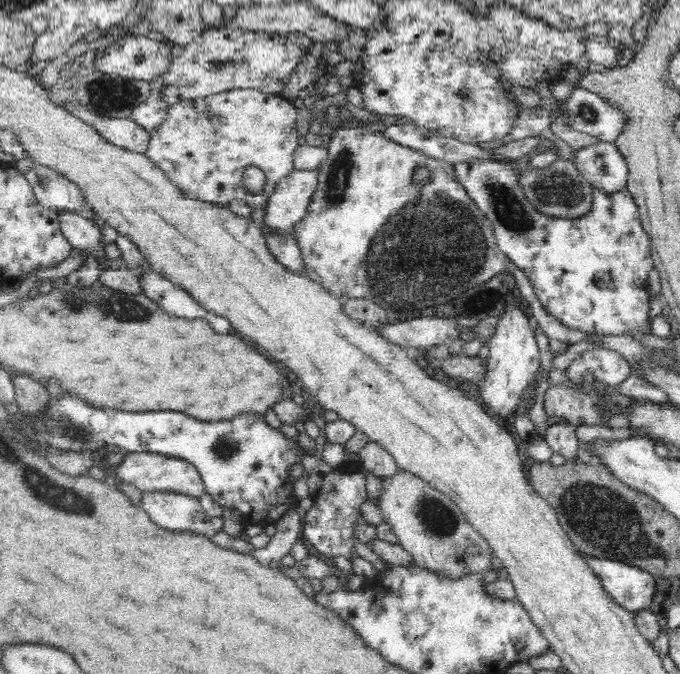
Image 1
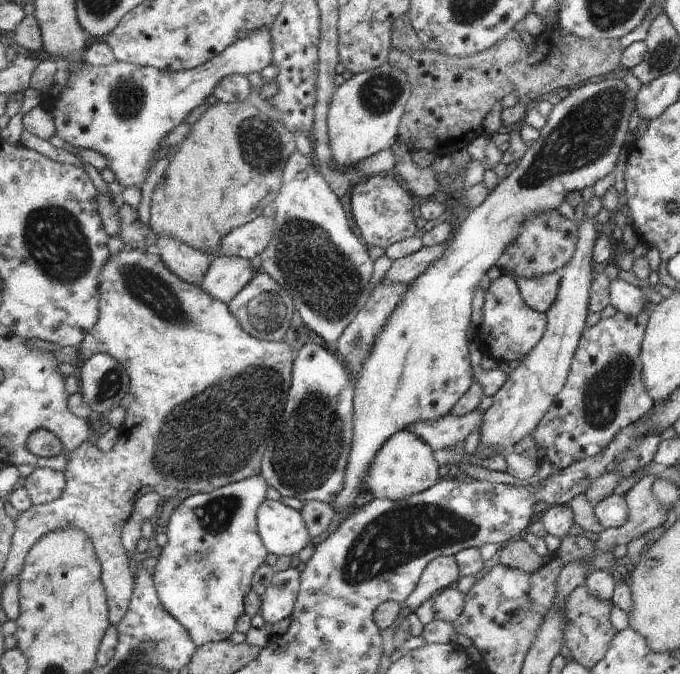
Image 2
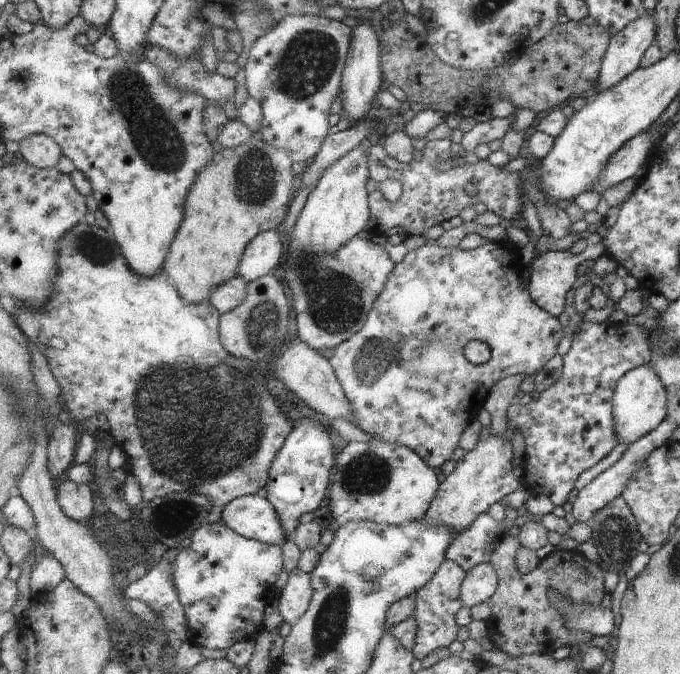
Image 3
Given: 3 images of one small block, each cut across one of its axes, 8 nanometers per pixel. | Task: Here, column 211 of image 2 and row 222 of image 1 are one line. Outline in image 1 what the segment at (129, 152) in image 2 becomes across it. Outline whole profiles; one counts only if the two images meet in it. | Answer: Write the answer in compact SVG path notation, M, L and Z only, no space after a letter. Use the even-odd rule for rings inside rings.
M62 212L59 216L61 231L69 243L78 250L85 252L100 268L100 258L106 258L106 242L100 245L102 232L92 218L80 216L74 212Z

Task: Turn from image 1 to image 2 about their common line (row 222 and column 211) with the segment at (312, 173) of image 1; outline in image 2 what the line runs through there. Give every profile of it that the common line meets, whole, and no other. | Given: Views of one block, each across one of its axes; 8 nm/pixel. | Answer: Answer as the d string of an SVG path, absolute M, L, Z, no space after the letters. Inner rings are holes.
M219 255L211 263L202 290L229 304L257 275L251 262L240 256Z

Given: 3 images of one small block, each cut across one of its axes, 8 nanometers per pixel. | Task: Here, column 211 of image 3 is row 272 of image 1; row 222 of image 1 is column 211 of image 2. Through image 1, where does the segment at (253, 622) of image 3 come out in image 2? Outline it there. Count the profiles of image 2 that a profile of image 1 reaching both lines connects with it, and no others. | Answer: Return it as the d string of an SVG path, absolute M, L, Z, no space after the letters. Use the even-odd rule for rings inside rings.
M257 475L210 493L193 494L170 518L168 542L153 564L154 581L163 606L191 633L199 647L211 641L229 640L239 617L246 612L246 596L252 591L255 573L267 562L270 553L258 531L258 510L267 498L267 488L268 482Z

